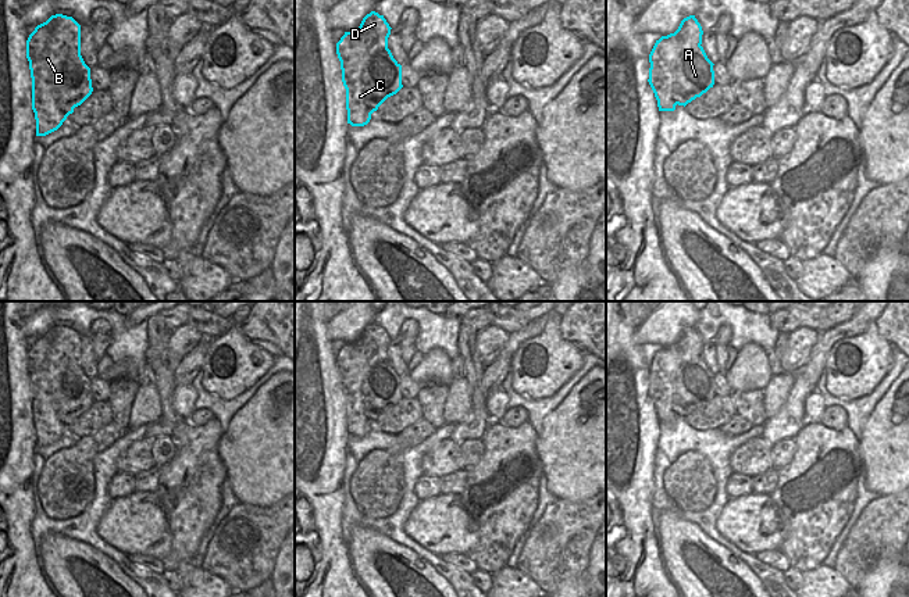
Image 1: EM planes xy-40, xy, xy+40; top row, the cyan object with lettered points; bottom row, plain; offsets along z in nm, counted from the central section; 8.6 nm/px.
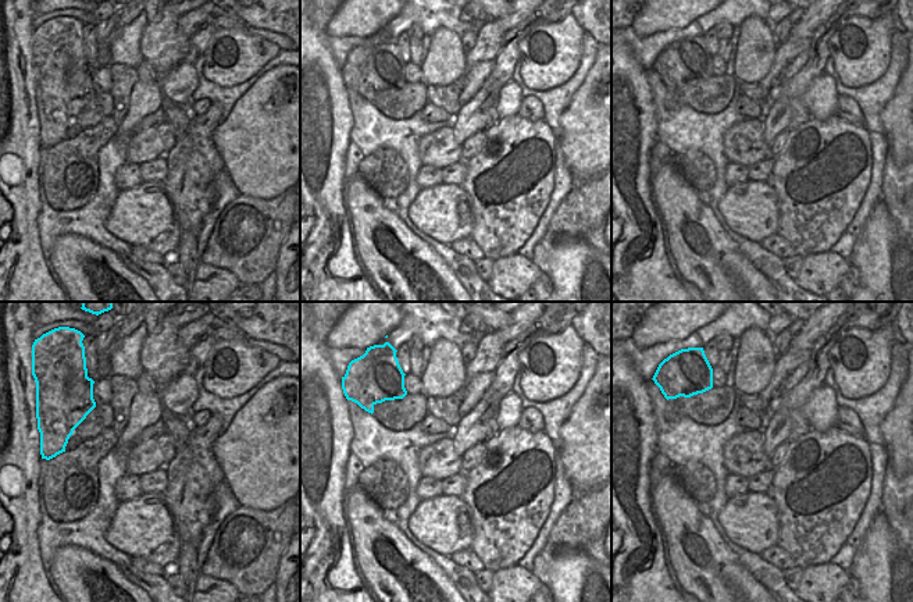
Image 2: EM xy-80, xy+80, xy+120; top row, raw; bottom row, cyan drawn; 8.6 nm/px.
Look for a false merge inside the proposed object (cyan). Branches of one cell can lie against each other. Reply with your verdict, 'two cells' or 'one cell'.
two cells

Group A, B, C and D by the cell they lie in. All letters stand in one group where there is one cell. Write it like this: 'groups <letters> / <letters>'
groups A / B C D

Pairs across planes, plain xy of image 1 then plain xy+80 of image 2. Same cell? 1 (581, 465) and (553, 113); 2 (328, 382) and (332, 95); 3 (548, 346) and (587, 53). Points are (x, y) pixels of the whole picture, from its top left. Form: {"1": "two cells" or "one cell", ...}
{"1": "two cells", "2": "one cell", "3": "two cells"}

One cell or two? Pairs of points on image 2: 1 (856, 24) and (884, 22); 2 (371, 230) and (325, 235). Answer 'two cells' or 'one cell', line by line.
1: one cell
2: two cells

